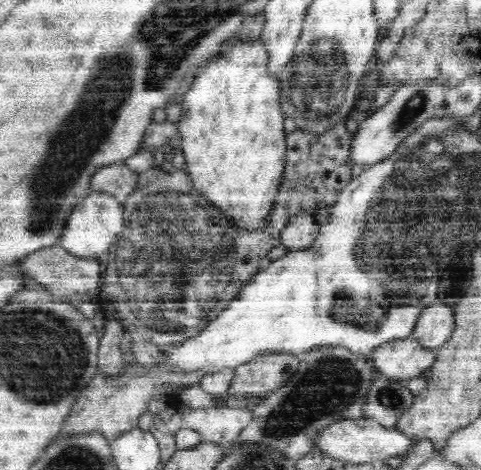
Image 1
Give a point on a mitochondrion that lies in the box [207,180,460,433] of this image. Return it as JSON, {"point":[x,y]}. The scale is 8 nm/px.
{"point":[389,397]}

